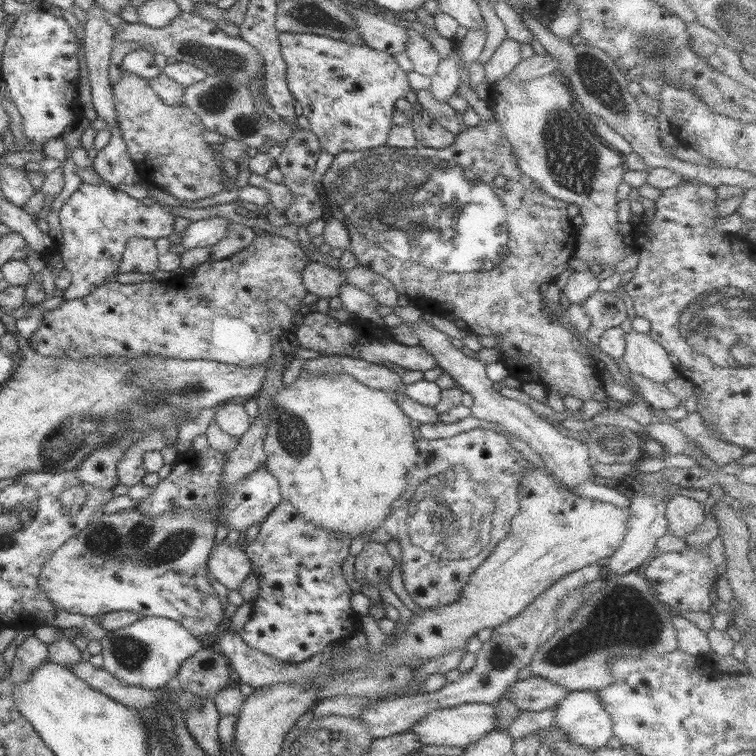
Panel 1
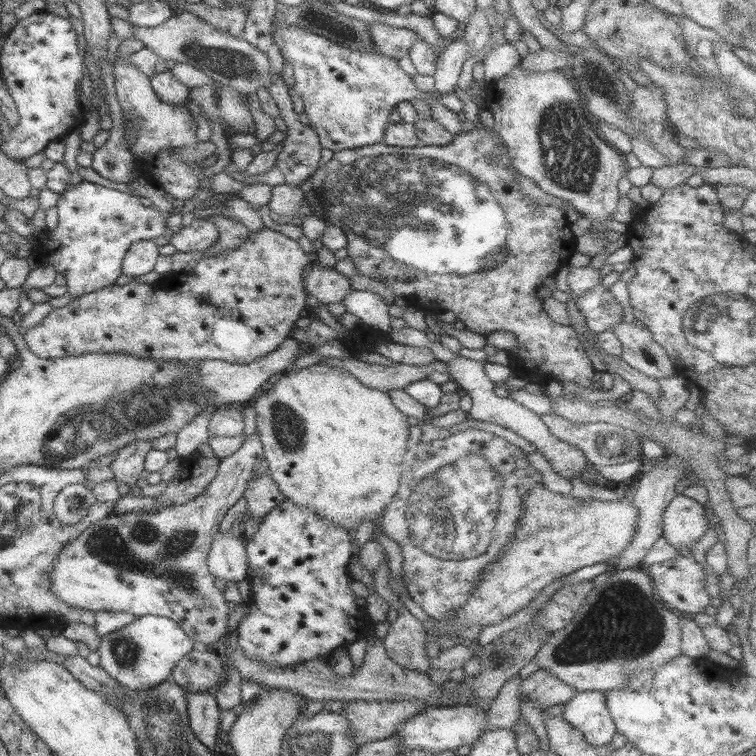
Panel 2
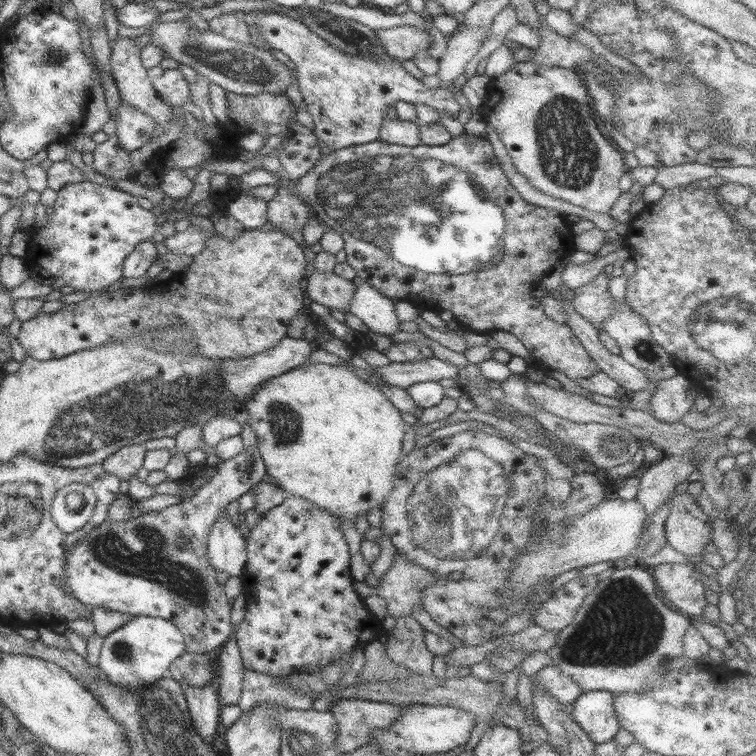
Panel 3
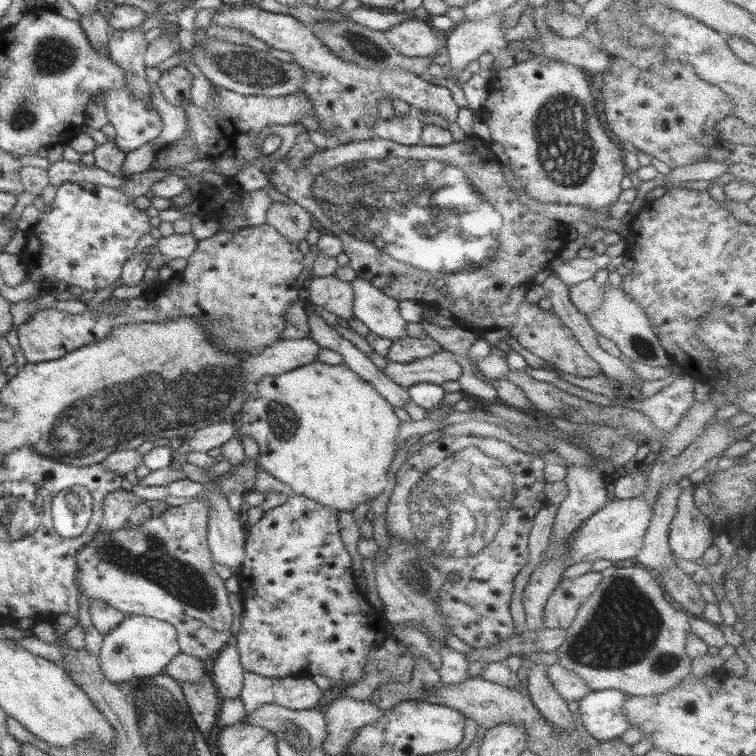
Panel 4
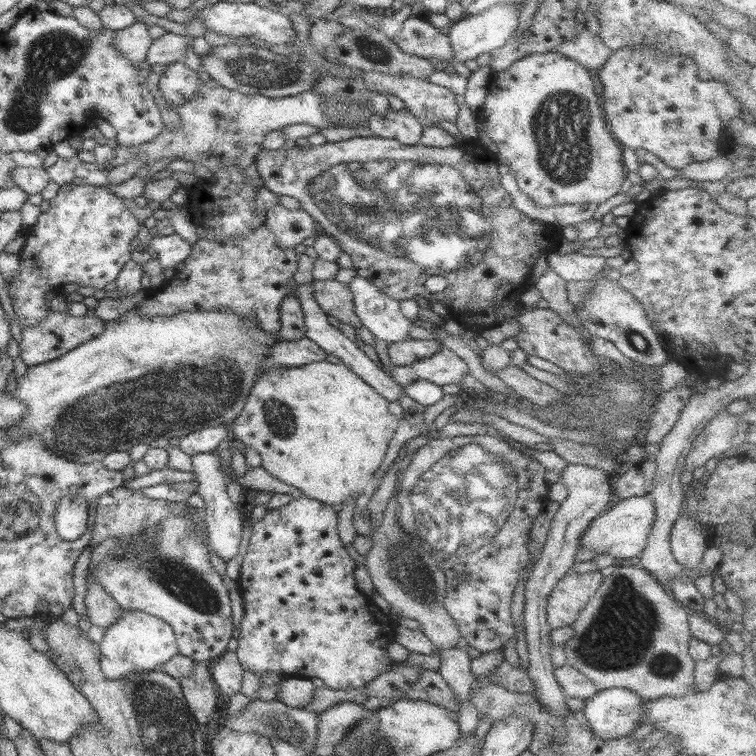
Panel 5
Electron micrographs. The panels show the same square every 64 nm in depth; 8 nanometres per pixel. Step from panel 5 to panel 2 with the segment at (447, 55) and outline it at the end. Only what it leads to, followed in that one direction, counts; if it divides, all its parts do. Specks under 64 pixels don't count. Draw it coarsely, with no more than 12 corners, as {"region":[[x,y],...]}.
{"region":[[372,21],[368,33],[379,52],[401,59],[421,40],[410,28]]}

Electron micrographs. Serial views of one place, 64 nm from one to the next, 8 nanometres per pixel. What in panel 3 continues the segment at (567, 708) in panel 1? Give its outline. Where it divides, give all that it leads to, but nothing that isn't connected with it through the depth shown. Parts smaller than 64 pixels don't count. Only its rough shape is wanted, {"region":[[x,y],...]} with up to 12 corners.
{"region":[[585,691],[569,707],[595,744],[620,730],[616,695]]}

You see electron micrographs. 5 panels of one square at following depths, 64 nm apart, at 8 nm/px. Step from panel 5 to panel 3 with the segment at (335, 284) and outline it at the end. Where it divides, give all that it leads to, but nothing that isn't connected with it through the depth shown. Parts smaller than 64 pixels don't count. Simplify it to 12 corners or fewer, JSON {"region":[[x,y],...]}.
{"region":[[310,269],[304,291],[314,302],[347,314],[353,281]]}

